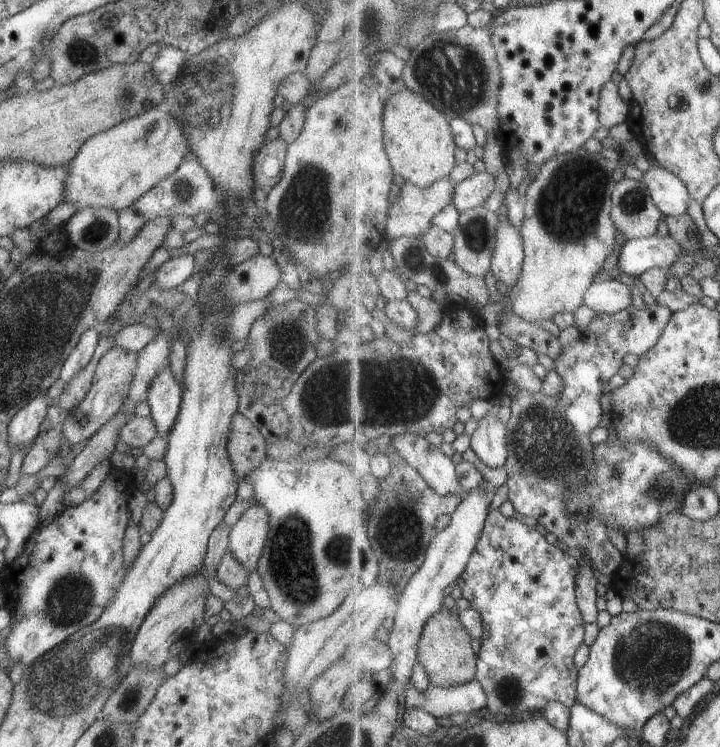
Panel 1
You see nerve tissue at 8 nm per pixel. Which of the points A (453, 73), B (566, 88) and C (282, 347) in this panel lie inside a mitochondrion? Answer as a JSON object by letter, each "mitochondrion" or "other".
{"A":"mitochondrion","B":"other","C":"mitochondrion"}

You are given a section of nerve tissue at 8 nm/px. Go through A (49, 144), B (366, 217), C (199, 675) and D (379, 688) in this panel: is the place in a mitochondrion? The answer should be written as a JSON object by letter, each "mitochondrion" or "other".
{"A":"other","B":"other","C":"other","D":"other"}

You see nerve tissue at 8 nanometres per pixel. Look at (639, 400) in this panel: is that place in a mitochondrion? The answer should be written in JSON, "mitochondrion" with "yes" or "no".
{"mitochondrion":"no"}

